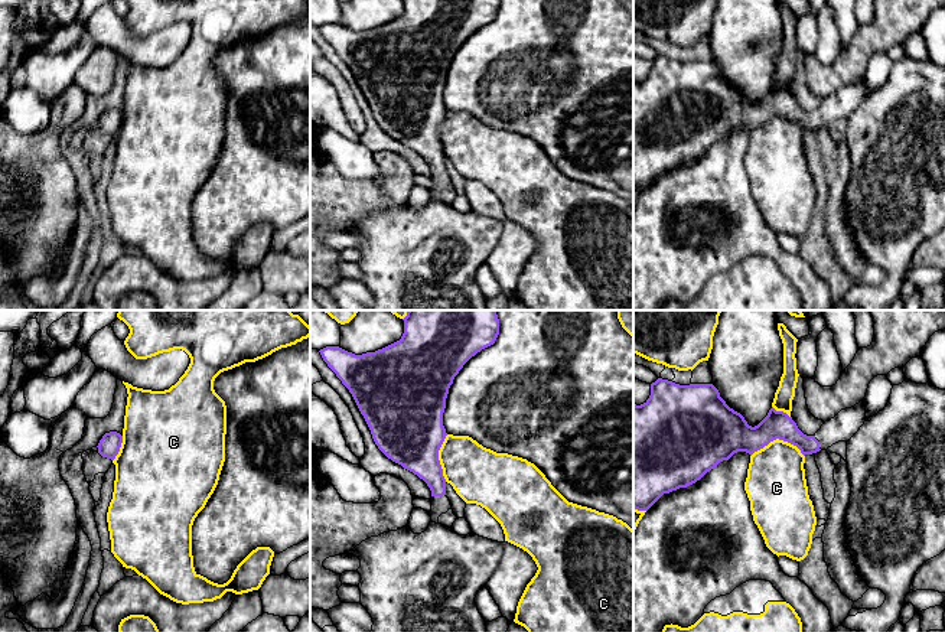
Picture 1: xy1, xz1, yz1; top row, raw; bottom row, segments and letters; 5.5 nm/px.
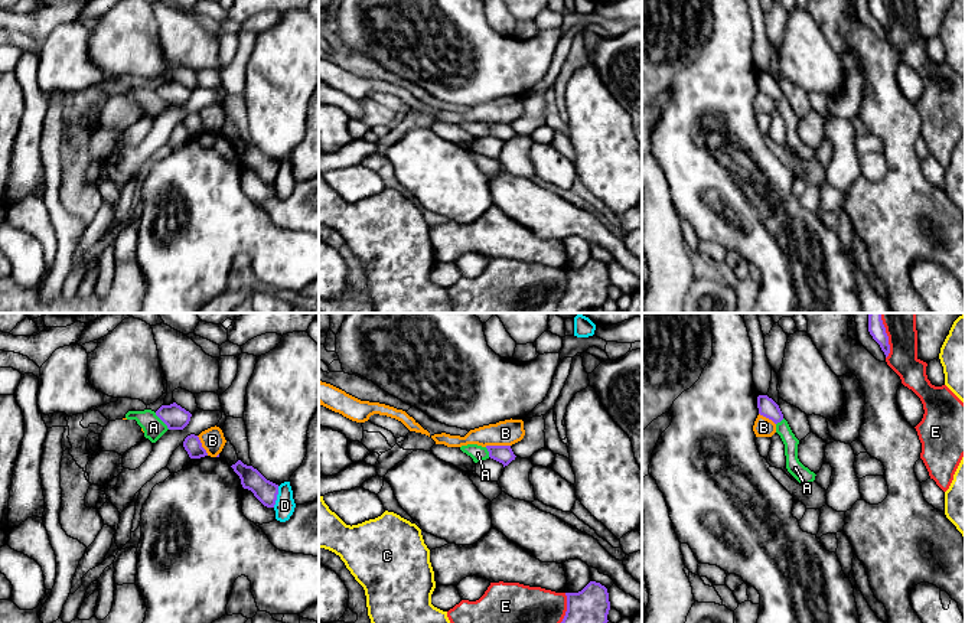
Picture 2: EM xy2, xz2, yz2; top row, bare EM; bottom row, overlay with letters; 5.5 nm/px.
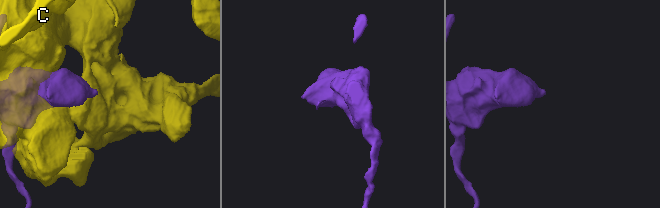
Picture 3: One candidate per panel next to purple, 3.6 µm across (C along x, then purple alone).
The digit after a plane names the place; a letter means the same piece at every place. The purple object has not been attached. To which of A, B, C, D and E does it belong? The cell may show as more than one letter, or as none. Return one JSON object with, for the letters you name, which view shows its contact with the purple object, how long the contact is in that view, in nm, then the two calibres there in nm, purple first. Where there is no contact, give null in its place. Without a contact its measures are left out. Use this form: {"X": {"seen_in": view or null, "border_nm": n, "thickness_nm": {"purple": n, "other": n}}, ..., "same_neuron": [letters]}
{"same_neuron": []}

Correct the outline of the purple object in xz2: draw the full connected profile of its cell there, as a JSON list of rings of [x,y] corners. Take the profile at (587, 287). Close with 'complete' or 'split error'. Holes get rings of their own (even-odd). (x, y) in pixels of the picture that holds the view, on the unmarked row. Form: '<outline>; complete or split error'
[[[590,258],[578,270],[565,270],[567,288],[555,313],[583,313],[600,309],[609,299],[609,270],[604,262]]]; complete

